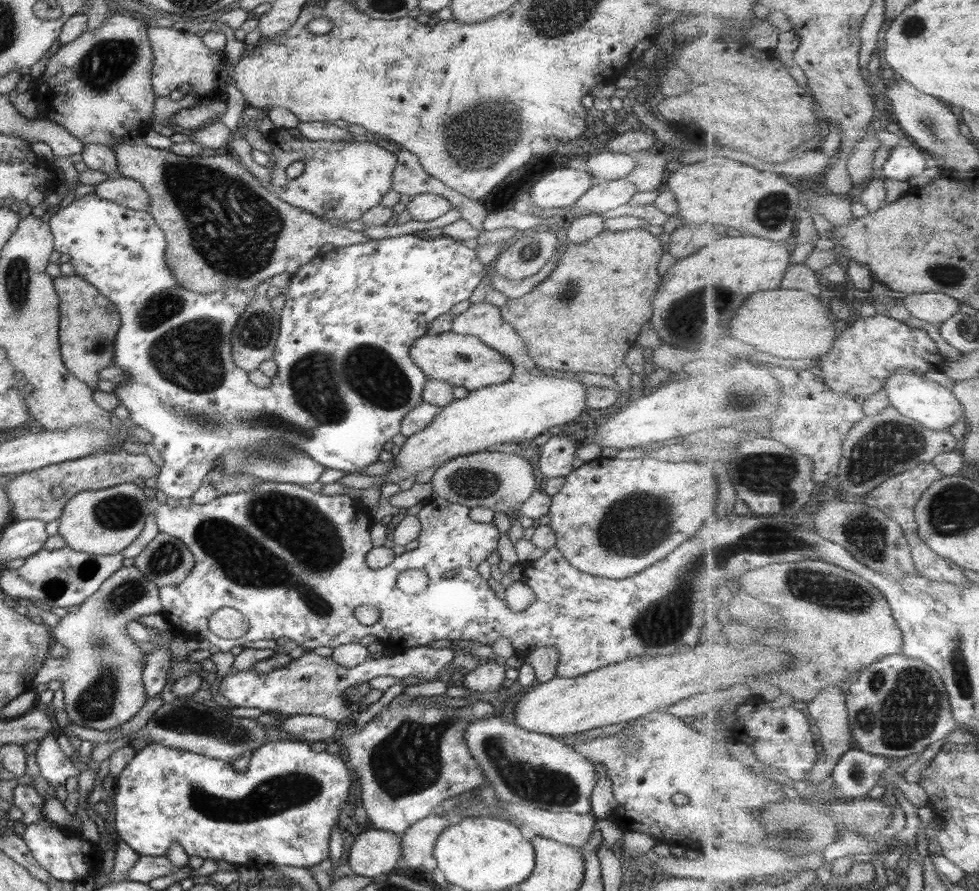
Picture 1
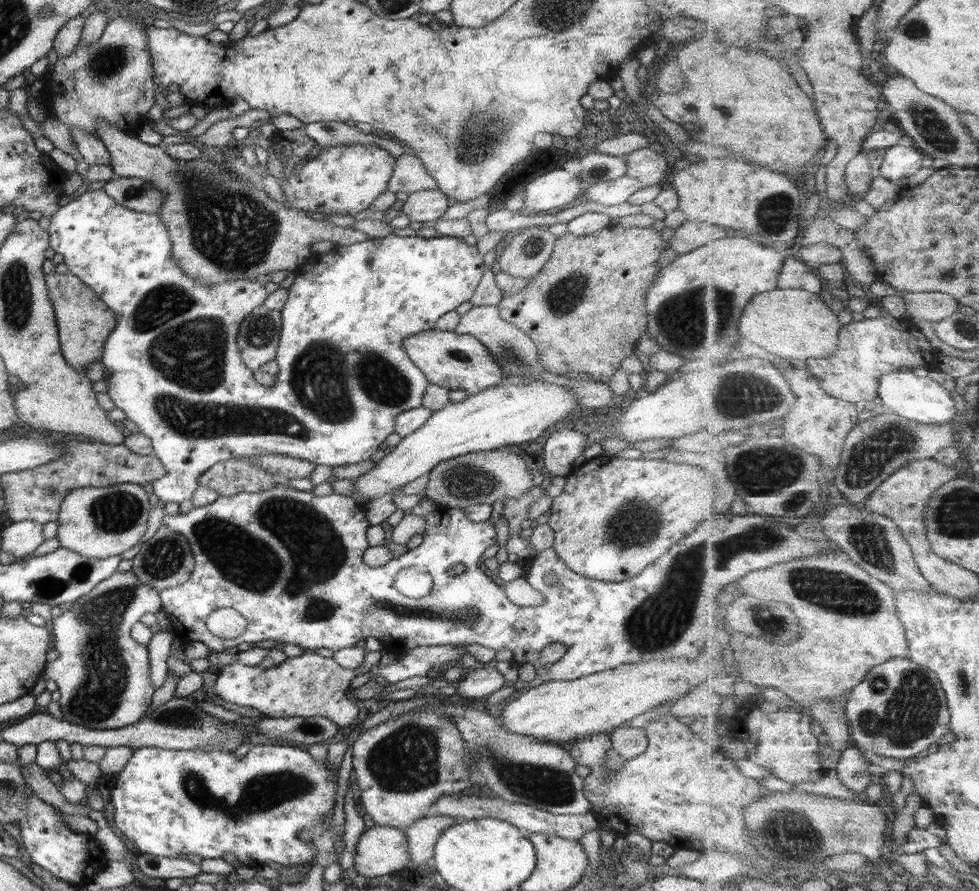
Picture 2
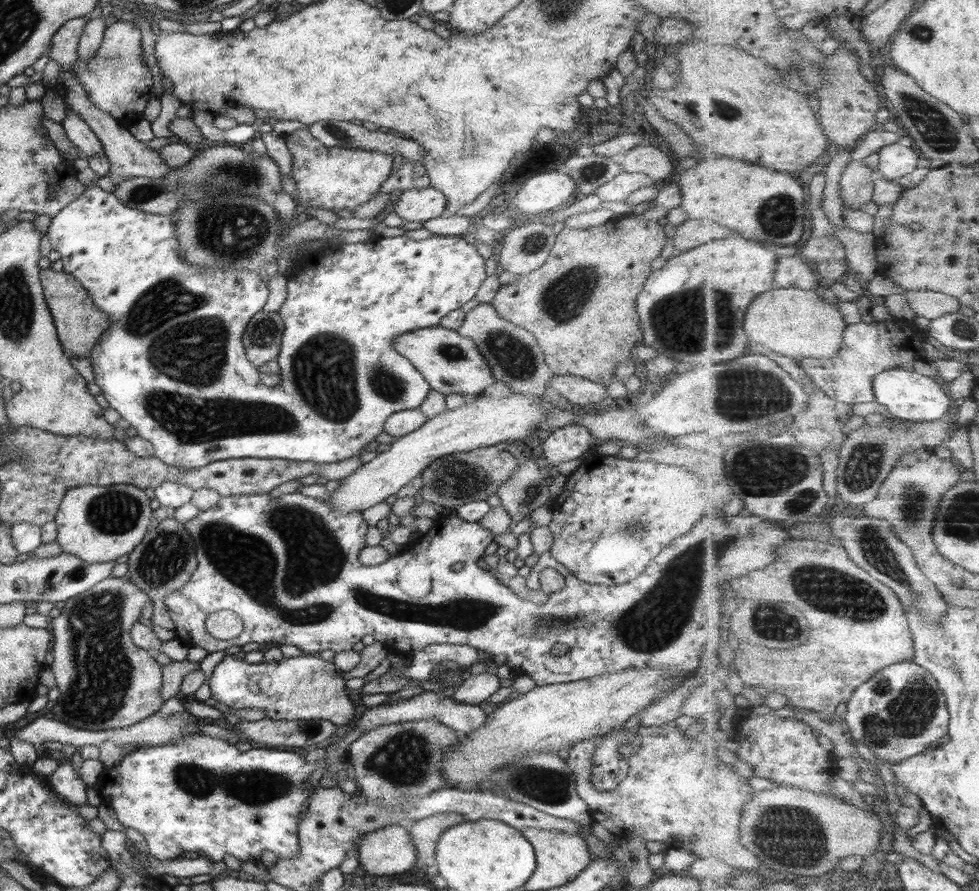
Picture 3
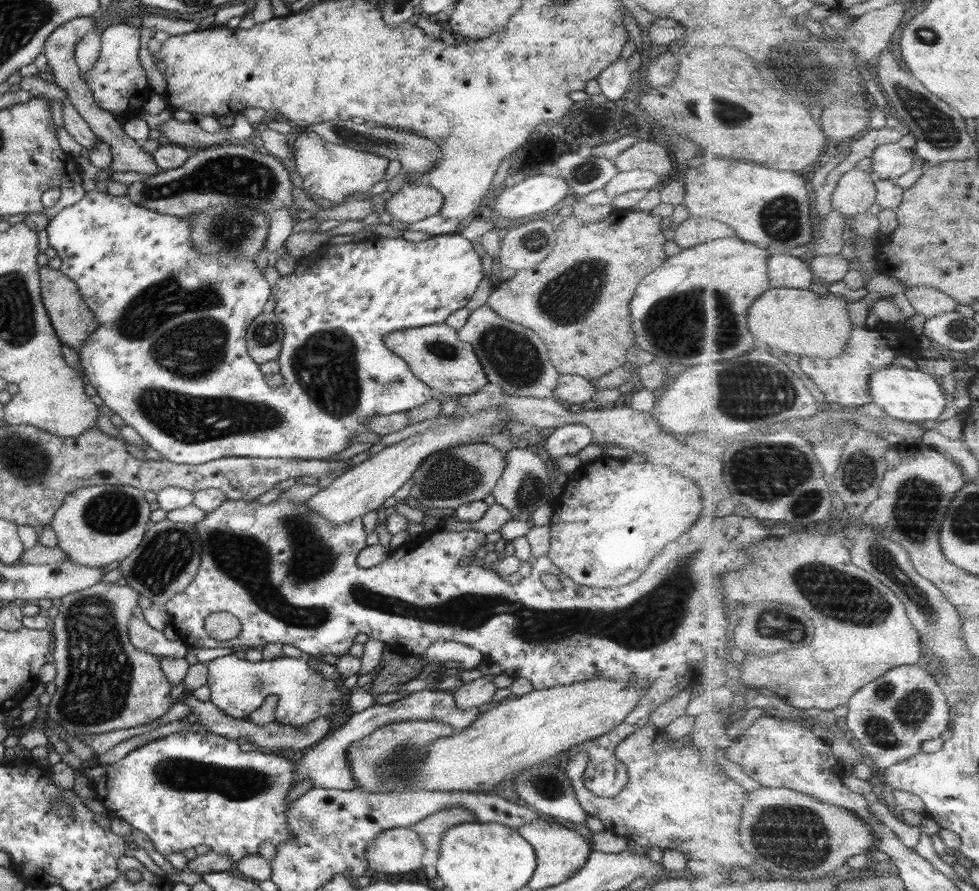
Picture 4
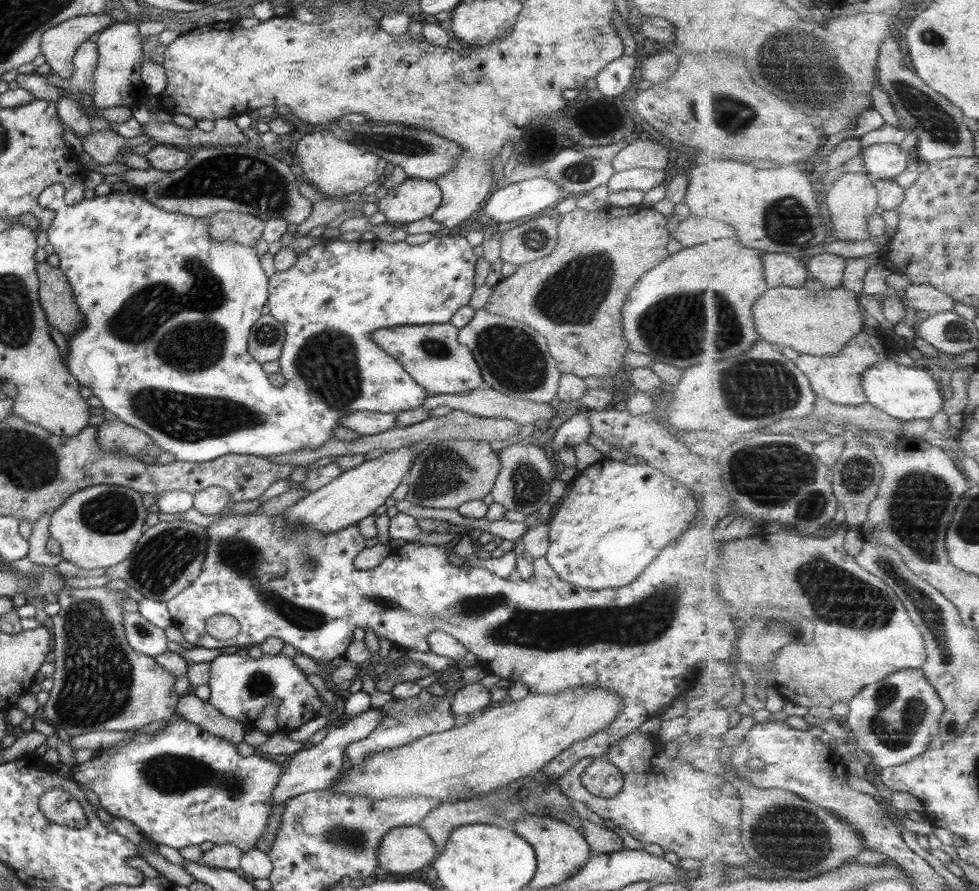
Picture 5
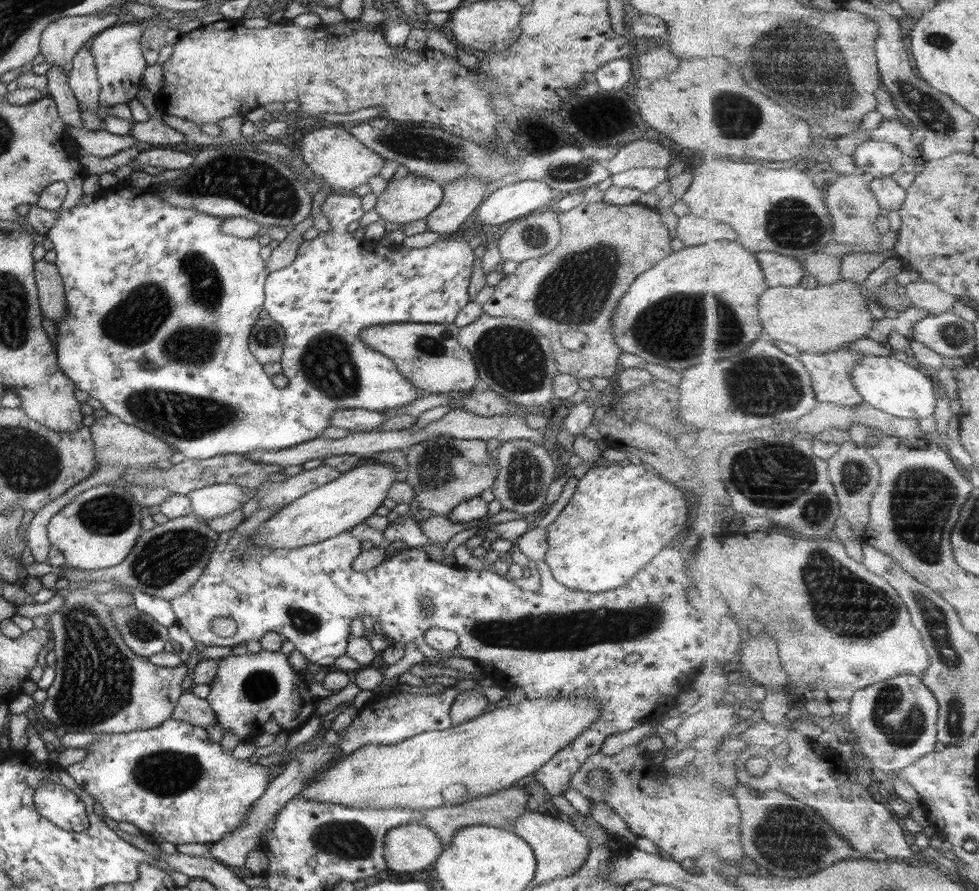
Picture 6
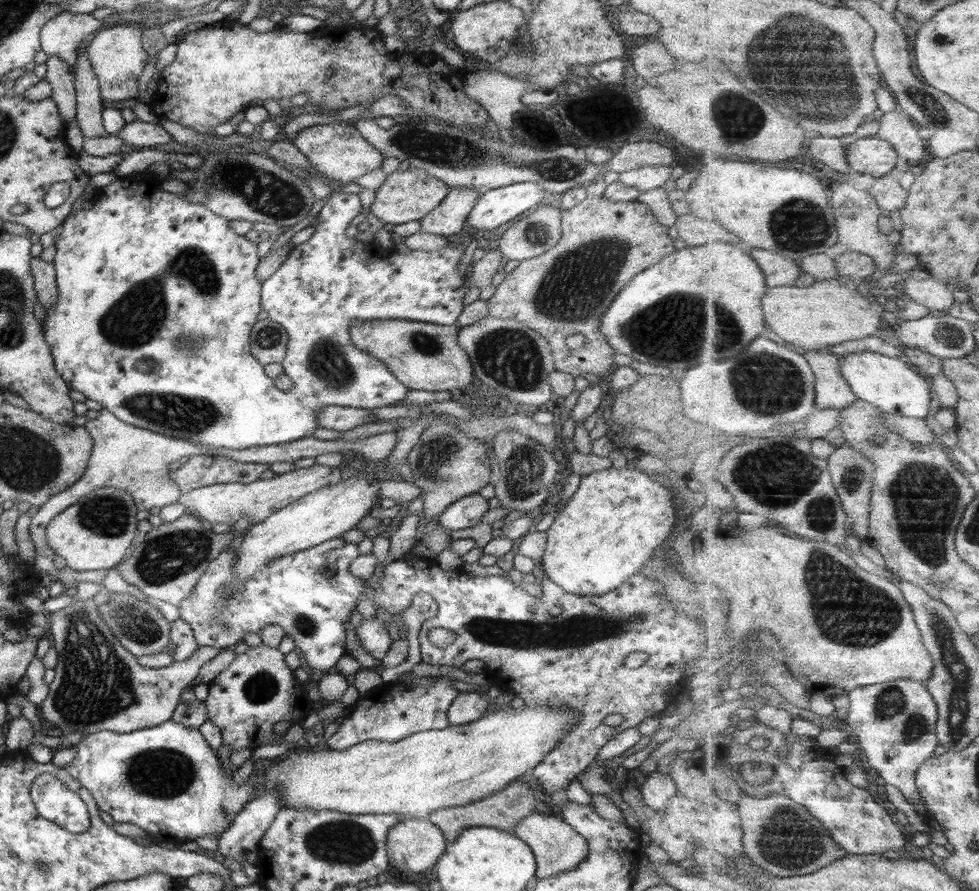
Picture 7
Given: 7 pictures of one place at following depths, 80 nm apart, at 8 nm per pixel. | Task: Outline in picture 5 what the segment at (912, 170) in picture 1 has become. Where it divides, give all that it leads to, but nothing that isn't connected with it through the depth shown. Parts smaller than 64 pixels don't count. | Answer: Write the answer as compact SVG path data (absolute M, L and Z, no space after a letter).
M877 144L864 148L862 160L864 161L865 172L872 177L879 179L894 179L899 176L907 164L909 154L895 144Z

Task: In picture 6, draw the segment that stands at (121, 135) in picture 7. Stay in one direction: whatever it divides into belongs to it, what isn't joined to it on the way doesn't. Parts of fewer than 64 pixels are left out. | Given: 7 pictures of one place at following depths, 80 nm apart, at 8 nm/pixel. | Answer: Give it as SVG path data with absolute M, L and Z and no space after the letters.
M144 85L139 88L135 97L146 109L149 117L145 122L133 121L129 128L129 137L137 140L142 147L154 147L155 144L171 147L173 144L187 142L183 135L164 124L161 112L155 107L154 95L149 93Z

